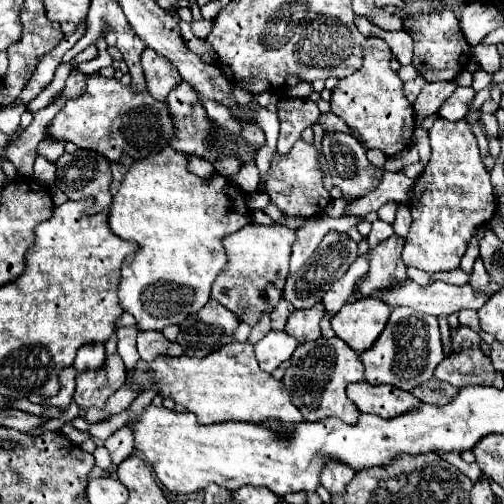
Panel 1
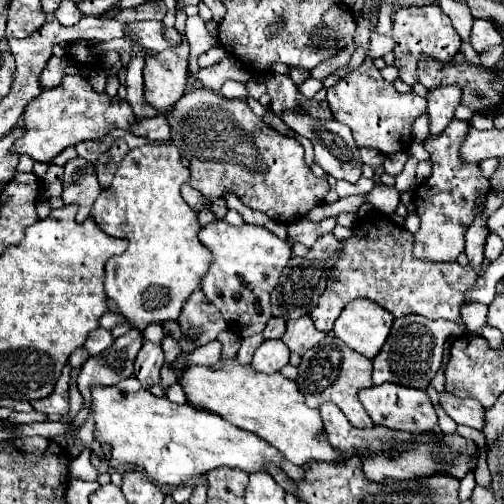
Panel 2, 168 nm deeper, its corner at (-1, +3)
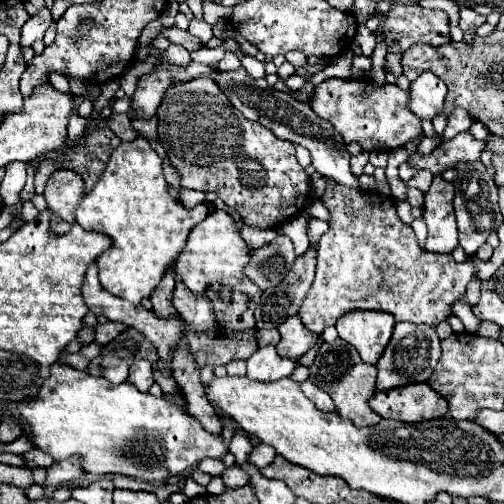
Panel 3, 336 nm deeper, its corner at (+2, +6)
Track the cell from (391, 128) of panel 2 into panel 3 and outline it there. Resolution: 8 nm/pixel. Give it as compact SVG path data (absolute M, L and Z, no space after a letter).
M327 79L315 87L311 97L311 109L325 121L329 121L337 133L341 133L345 143L359 143L365 151L373 149L399 149L407 141L421 135L421 119L413 115L407 107L409 93L399 89L397 85L385 83L383 87L375 87L363 81L349 79Z

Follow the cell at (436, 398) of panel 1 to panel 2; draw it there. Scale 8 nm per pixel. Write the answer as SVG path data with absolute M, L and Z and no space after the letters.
M448 392L438 394L438 404L444 408L444 412L458 424L482 430L484 424L484 408L478 400L472 398L458 398Z

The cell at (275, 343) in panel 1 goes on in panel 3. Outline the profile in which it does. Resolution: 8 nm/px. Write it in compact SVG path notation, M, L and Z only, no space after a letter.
M273 345L257 349L249 359L247 359L247 375L253 381L279 381L283 377L289 377L297 363L293 359L279 357Z

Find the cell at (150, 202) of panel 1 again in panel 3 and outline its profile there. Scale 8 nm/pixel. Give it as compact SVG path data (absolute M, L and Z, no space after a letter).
M137 137L135 141L121 143L111 153L101 179L93 191L81 199L75 223L85 231L97 231L111 237L111 249L97 257L99 281L109 293L139 305L141 299L149 297L159 285L163 271L175 263L185 247L189 231L205 215L205 205L187 209L169 195L167 181L161 173L161 157L143 137Z

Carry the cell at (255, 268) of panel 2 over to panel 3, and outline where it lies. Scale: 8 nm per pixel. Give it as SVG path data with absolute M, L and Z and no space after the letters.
M215 209L191 229L187 245L175 263L175 275L185 283L185 287L193 293L205 295L215 307L217 323L233 331L255 329L253 311L261 299L261 289L243 275L243 267L249 263L247 251L247 245L233 225L233 217L225 211Z

